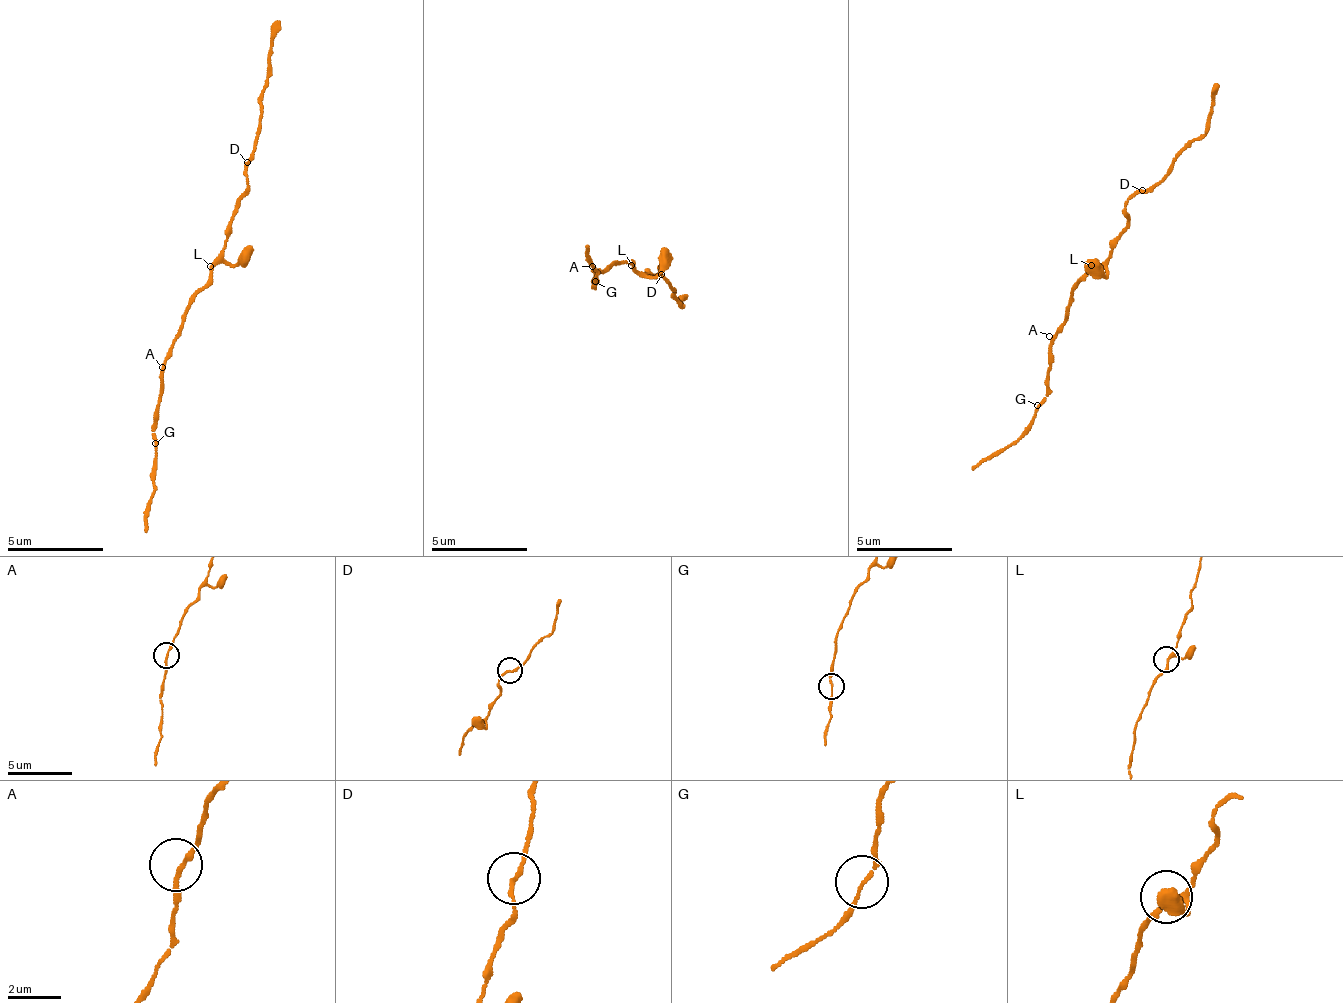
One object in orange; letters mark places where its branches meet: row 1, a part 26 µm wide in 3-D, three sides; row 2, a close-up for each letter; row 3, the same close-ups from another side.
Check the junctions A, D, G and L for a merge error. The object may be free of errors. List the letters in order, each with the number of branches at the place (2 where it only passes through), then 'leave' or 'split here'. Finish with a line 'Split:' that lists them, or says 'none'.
A: 2 branches meet; leave
D: 2 branches meet; leave
G: 2 branches meet; leave
L: 3 branches meet; leave
Split: none

